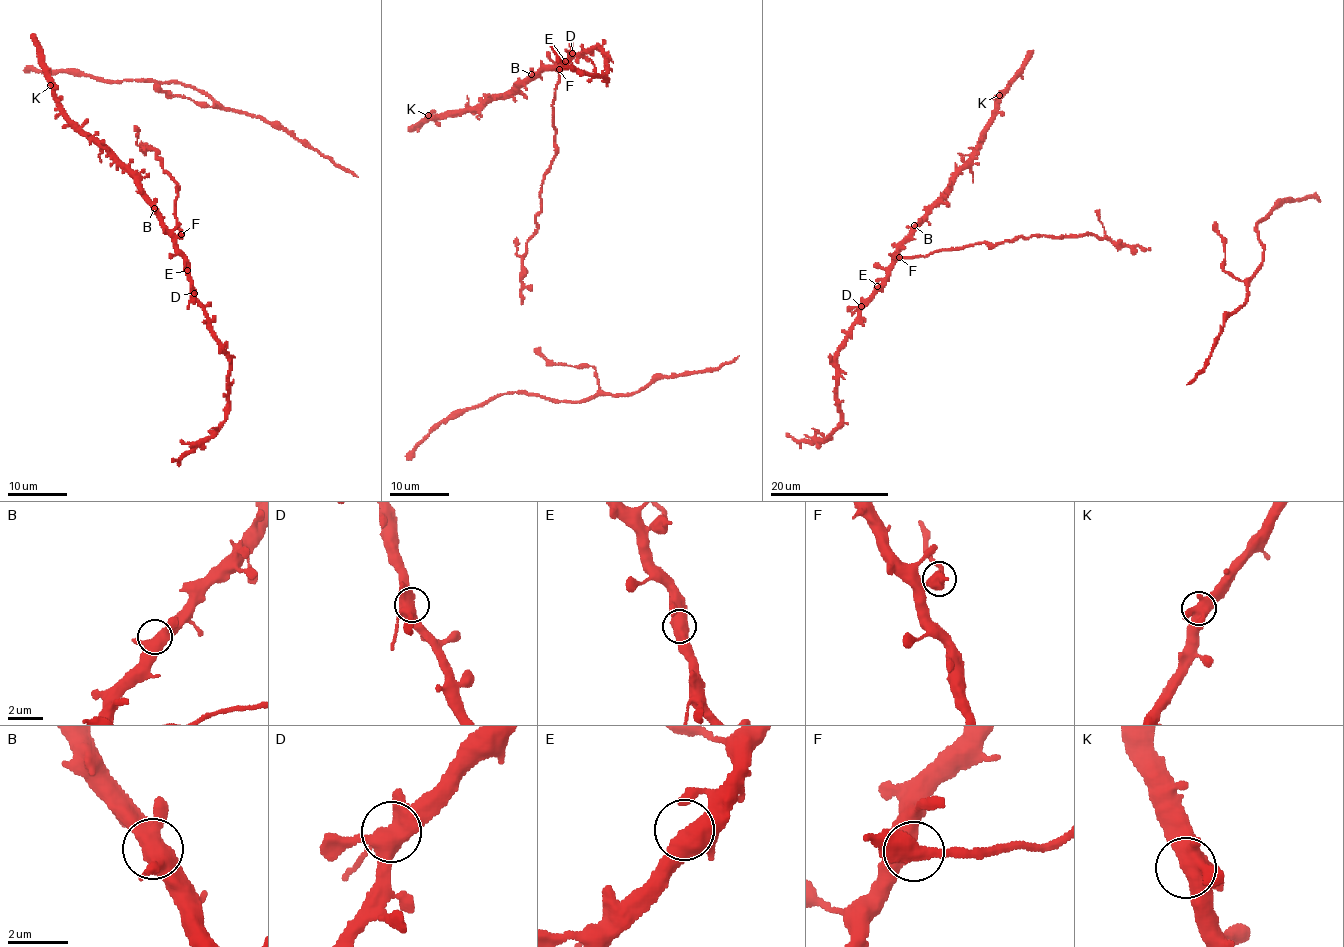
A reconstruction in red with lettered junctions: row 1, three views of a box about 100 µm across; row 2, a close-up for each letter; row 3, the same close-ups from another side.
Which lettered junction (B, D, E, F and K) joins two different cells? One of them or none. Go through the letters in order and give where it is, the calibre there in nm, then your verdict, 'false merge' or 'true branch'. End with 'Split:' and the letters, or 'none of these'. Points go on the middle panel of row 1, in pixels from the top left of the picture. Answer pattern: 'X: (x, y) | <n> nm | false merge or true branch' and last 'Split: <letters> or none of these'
B: (531, 74) | 460 nm | true branch
D: (572, 53) | 500 nm | true branch
E: (565, 61) | 480 nm | true branch
F: (559, 69) | 440 nm | false merge
K: (428, 115) | 480 nm | true branch
Split: F

